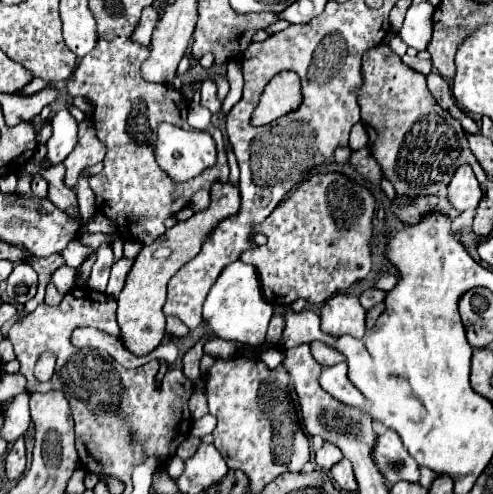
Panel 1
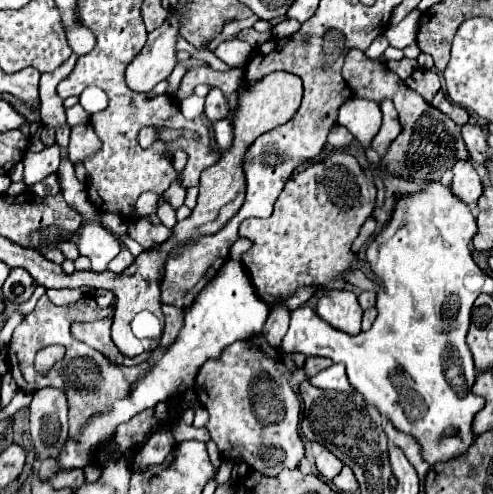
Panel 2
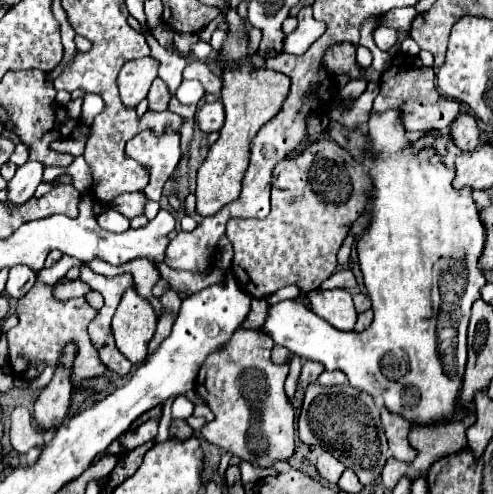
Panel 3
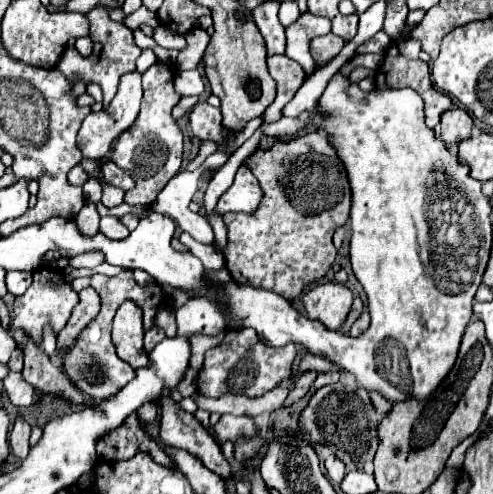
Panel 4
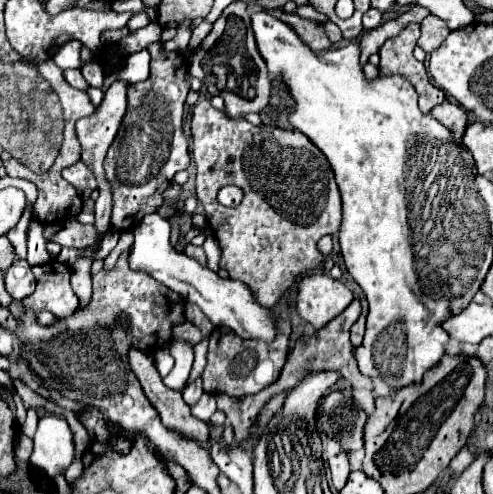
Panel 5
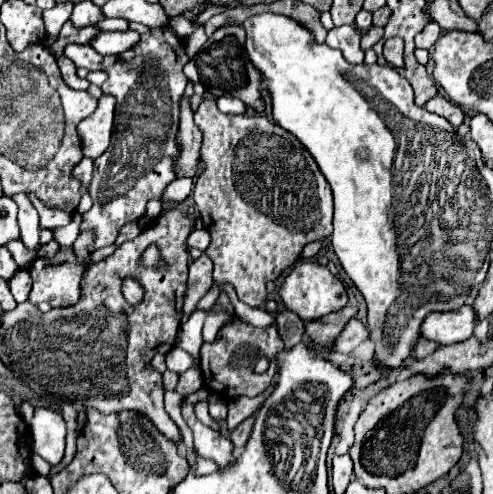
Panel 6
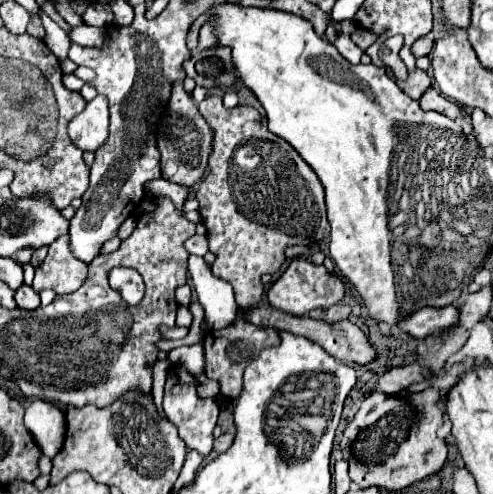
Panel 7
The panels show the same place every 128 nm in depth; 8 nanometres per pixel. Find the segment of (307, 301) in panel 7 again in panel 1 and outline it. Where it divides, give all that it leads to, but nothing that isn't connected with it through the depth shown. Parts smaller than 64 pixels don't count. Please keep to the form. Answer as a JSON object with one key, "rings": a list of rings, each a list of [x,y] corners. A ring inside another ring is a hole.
{"rings":[[[336,294],[328,298],[322,306],[320,318],[322,318],[322,332],[332,338],[344,334],[362,338],[366,332],[366,310],[354,296]]]}

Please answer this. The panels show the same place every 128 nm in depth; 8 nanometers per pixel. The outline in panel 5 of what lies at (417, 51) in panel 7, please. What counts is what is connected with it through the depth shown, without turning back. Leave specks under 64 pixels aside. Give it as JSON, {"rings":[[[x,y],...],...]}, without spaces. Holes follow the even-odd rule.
{"rings":[[[428,14],[428,16],[422,20],[420,28],[422,28],[422,36],[420,36],[420,40],[418,40],[418,46],[420,46],[426,54],[430,54],[432,50],[436,50],[436,48],[444,42],[444,38],[448,36],[448,32],[450,32],[450,28],[446,26],[446,22],[440,20],[440,18],[434,16],[434,14]]]}

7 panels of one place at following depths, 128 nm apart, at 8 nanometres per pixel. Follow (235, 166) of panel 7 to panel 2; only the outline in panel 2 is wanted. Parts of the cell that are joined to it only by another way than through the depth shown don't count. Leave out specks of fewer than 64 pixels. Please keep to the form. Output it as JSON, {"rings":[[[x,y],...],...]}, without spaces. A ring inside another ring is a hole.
{"rings":[[[210,88],[208,96],[206,96],[204,114],[208,116],[210,122],[216,122],[216,120],[220,120],[220,118],[224,118],[228,114],[228,100],[222,94],[220,88]],[[336,152],[332,158],[326,158],[318,164],[308,166],[302,172],[292,174],[288,184],[284,186],[280,198],[274,204],[274,212],[270,218],[248,218],[240,224],[240,236],[252,240],[252,248],[242,256],[242,264],[246,266],[252,284],[258,296],[268,304],[276,306],[288,300],[298,288],[304,286],[320,286],[326,290],[336,280],[340,280],[352,266],[354,252],[352,242],[356,240],[362,224],[372,216],[376,202],[376,186],[370,174],[364,176],[358,160],[348,152]]]}

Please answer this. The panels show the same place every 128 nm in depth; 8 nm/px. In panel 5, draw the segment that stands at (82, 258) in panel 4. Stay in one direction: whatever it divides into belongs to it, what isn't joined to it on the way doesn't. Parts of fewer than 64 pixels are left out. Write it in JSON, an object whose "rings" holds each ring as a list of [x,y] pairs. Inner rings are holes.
{"rings":[[[110,231],[110,233],[107,233],[105,235],[105,237],[103,238],[102,242],[100,243],[96,250],[86,248],[83,251],[83,254],[85,256],[91,257],[92,260],[105,259],[108,256],[108,254],[113,250],[113,248],[117,245],[119,238],[120,238],[119,232]]]}

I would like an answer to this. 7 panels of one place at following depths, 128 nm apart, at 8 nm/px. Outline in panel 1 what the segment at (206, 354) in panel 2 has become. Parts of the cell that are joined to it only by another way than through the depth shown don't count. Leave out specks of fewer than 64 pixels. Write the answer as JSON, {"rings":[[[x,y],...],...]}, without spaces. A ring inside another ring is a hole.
{"rings":[[[232,262],[222,270],[216,284],[210,288],[204,302],[206,334],[214,334],[224,340],[234,340],[250,346],[264,344],[266,328],[272,318],[272,304],[264,300],[258,270],[246,262]]]}

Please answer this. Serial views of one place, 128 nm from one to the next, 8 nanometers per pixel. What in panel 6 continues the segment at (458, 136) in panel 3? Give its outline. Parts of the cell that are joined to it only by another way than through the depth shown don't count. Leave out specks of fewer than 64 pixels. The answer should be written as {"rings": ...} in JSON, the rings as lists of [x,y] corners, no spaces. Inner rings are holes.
{"rings":[[[434,96],[432,100],[428,100],[428,104],[424,108],[432,114],[446,118],[454,128],[458,128],[464,122],[464,112],[456,104],[452,104],[450,100],[446,100],[444,96]]]}

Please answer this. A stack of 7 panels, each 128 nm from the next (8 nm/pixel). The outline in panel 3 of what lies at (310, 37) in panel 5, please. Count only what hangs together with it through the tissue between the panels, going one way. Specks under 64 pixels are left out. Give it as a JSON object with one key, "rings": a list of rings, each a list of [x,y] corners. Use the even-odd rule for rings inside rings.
{"rings":[[[348,42],[338,44],[336,48],[330,48],[328,56],[324,58],[324,64],[326,64],[328,72],[334,76],[348,74],[352,80],[356,80],[356,78],[366,80],[364,68],[358,66],[358,62],[356,62],[356,46],[348,44]]]}

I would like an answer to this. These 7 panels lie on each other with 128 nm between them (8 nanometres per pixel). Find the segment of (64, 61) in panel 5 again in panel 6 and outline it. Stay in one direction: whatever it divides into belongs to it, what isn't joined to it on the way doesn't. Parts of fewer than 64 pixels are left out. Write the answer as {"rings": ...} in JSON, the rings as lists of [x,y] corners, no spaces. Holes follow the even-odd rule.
{"rings":[[[166,26],[142,34],[136,50],[128,50],[114,58],[96,54],[88,44],[68,44],[64,56],[86,70],[106,70],[108,80],[102,84],[102,92],[118,100],[112,144],[108,152],[94,160],[94,178],[88,188],[94,206],[84,214],[80,226],[80,230],[94,228],[96,248],[100,248],[114,244],[124,224],[140,220],[150,200],[162,200],[166,186],[176,178],[174,168],[180,156],[180,98],[188,84],[182,68],[190,58],[184,52],[184,42]]]}

